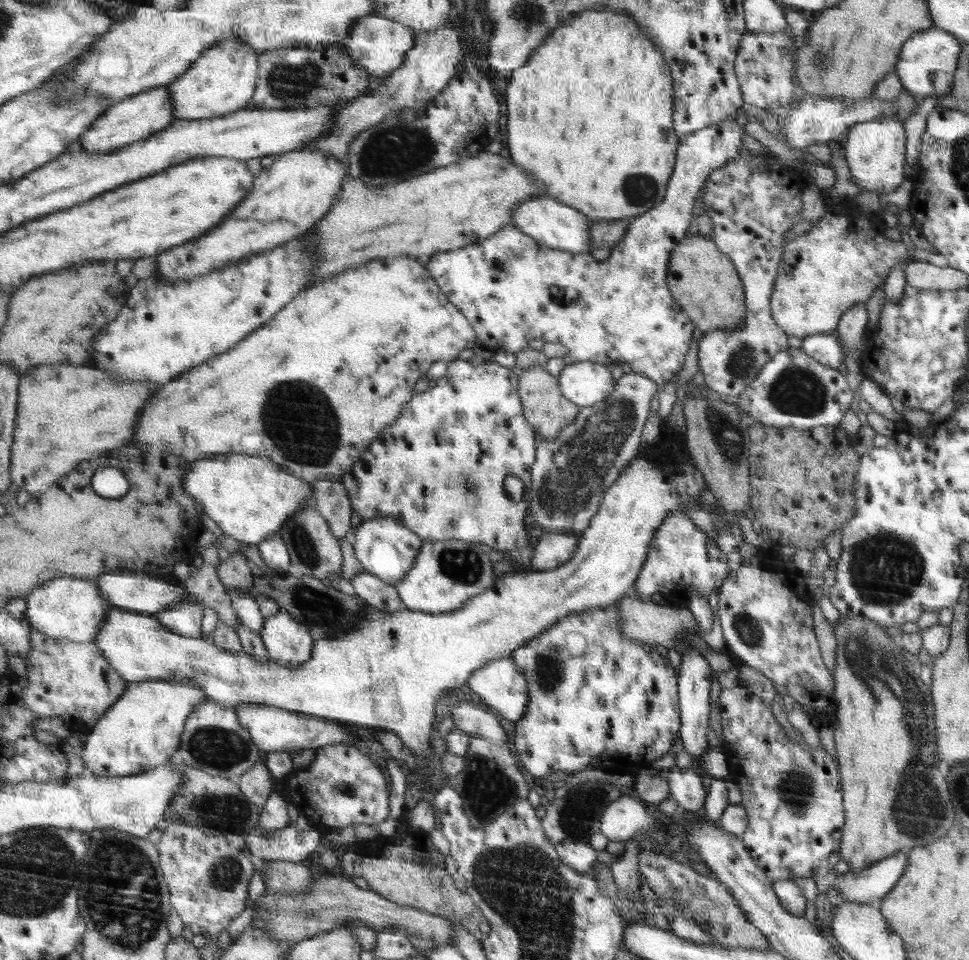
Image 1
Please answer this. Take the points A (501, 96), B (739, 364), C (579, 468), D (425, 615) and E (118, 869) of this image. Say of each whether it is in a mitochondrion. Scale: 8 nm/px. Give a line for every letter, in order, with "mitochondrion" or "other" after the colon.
A: other
B: mitochondrion
C: mitochondrion
D: other
E: mitochondrion

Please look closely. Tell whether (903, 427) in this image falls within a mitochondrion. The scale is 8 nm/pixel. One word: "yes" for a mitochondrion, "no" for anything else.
no

